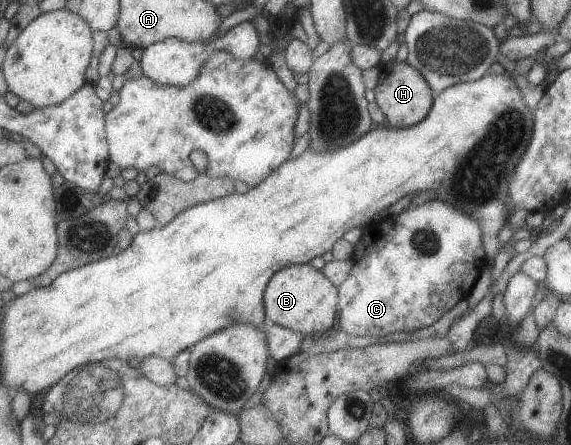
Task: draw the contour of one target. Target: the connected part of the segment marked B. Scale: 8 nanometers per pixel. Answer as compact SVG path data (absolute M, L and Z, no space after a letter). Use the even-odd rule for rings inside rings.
M309 263L291 265L277 271L266 285L263 296L268 323L301 332L305 336L327 333L337 319L338 287L325 277L322 270Z

